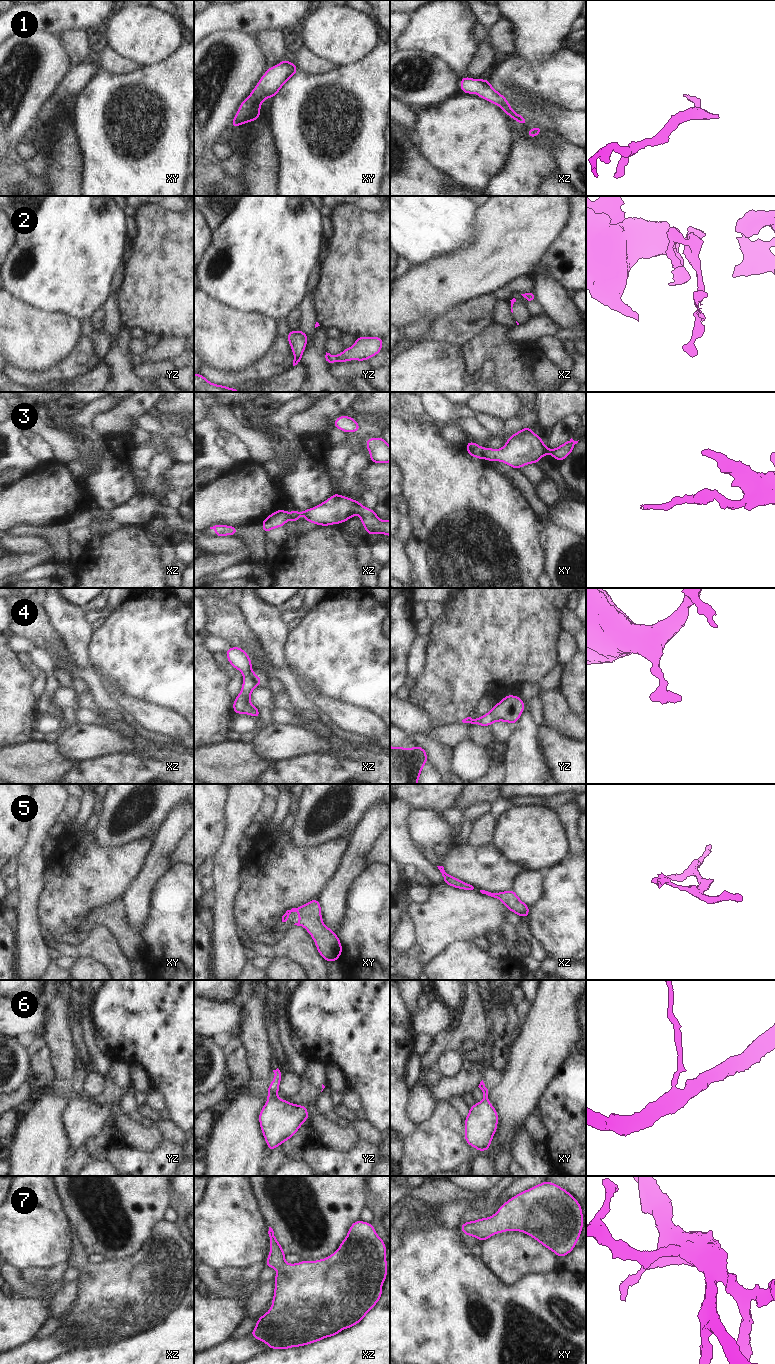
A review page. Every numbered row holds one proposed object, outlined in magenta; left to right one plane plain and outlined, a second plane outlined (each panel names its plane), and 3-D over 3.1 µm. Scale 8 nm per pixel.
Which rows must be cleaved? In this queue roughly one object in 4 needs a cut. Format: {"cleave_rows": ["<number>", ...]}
{"cleave_rows": ["2"]}

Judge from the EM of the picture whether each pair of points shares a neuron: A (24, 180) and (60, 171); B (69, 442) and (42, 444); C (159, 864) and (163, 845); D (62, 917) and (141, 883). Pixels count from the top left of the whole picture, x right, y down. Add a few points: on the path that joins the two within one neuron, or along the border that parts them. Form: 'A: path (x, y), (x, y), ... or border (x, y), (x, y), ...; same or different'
A: border (44, 177), (51, 185); different
B: border (34, 433), (42, 436), (52, 446), (55, 457); different
C: path (160, 859), (163, 850); same
D: border (143, 868), (129, 890), (121, 898); different

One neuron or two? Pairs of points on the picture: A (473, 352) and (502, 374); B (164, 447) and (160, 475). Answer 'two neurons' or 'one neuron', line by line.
A: one neuron
B: two neurons

